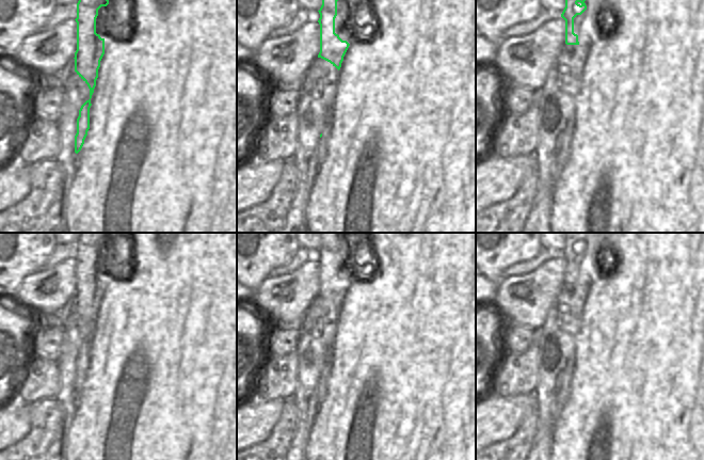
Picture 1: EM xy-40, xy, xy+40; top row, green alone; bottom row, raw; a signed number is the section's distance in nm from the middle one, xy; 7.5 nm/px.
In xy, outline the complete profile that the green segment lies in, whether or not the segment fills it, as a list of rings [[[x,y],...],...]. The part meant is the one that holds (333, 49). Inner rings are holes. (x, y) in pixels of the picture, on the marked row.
[[[322,0],[322,5],[318,11],[320,18],[320,52],[318,58],[330,62],[338,70],[341,67],[343,57],[350,46],[347,41],[342,41],[335,33],[335,18],[337,16],[338,0]]]

